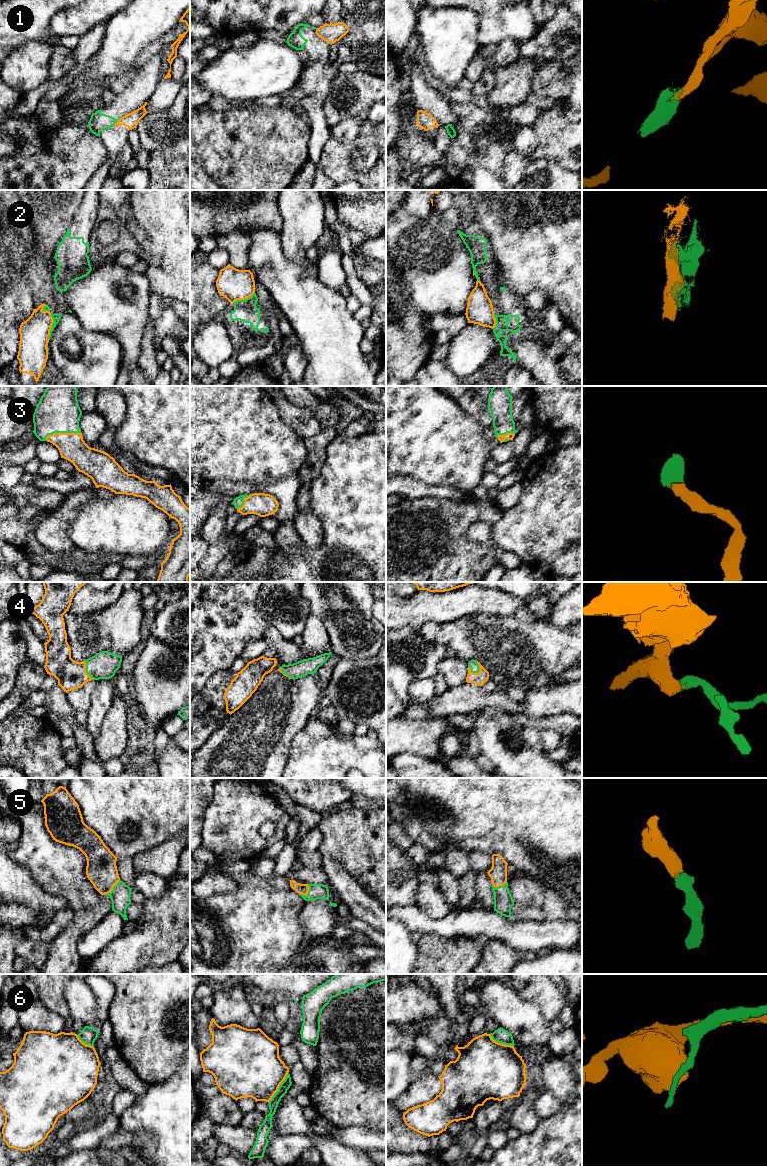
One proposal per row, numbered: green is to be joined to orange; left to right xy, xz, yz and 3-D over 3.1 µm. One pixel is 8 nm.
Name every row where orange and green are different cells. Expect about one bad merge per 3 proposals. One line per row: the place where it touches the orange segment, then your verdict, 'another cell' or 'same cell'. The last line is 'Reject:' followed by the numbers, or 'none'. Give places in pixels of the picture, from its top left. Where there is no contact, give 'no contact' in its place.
1: contact xy (117, 121); another cell
2: contact xy (51, 326); another cell
3: contact xy (62, 433); same cell
4: contact yz (480, 669); same cell
5: contact xz (307, 893); same cell
6: contact xz (278, 1087); another cell
Reject: 1, 2, 6

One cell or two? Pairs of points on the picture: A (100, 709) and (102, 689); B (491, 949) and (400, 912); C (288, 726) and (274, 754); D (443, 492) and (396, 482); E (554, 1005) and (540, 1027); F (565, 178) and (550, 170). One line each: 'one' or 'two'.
A: one
B: two
C: one
D: one
E: two
F: one

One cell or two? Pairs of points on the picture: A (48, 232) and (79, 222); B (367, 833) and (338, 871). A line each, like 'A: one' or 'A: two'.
A: two
B: two

